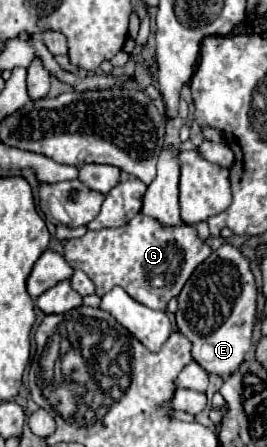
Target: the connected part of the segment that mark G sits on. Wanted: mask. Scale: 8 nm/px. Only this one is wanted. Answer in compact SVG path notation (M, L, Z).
M136 214L128 224L108 230L88 230L82 238L68 240L64 258L74 270L82 270L96 286L96 294L104 296L114 286L124 288L136 302L166 310L170 298L176 298L198 264L212 254L212 248L196 232L196 226L158 226L154 218Z

